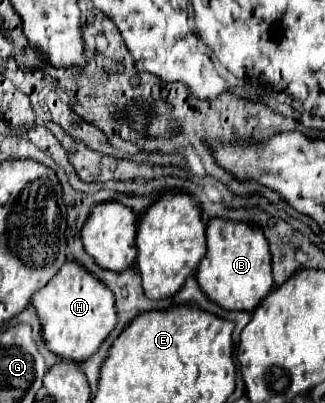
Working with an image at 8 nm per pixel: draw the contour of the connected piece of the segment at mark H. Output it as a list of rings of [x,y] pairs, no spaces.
[[[66,261],[52,281],[48,281],[48,285],[32,297],[32,305],[36,307],[46,347],[54,355],[76,363],[82,363],[94,355],[116,325],[114,293],[110,293],[110,289],[106,289],[98,277],[82,269],[82,265],[76,261]]]

